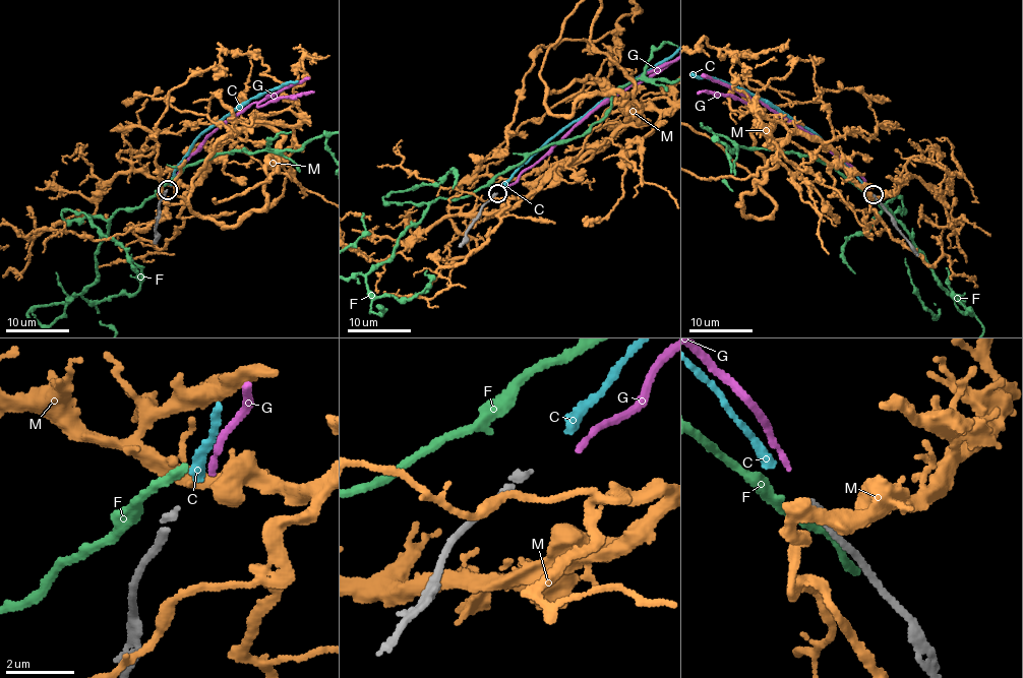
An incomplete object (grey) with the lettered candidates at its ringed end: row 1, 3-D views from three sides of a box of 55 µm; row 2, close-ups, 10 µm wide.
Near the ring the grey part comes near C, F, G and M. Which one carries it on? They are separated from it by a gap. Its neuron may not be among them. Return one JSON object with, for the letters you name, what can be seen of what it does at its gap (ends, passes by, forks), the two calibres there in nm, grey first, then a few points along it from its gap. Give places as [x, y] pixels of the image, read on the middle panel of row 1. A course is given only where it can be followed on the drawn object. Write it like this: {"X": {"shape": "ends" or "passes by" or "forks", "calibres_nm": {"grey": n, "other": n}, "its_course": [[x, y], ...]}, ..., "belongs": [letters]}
{"C": {"shape": "ends", "calibres_nm": {"grey": 200, "other": 320}}, "belongs": ["C"]}

